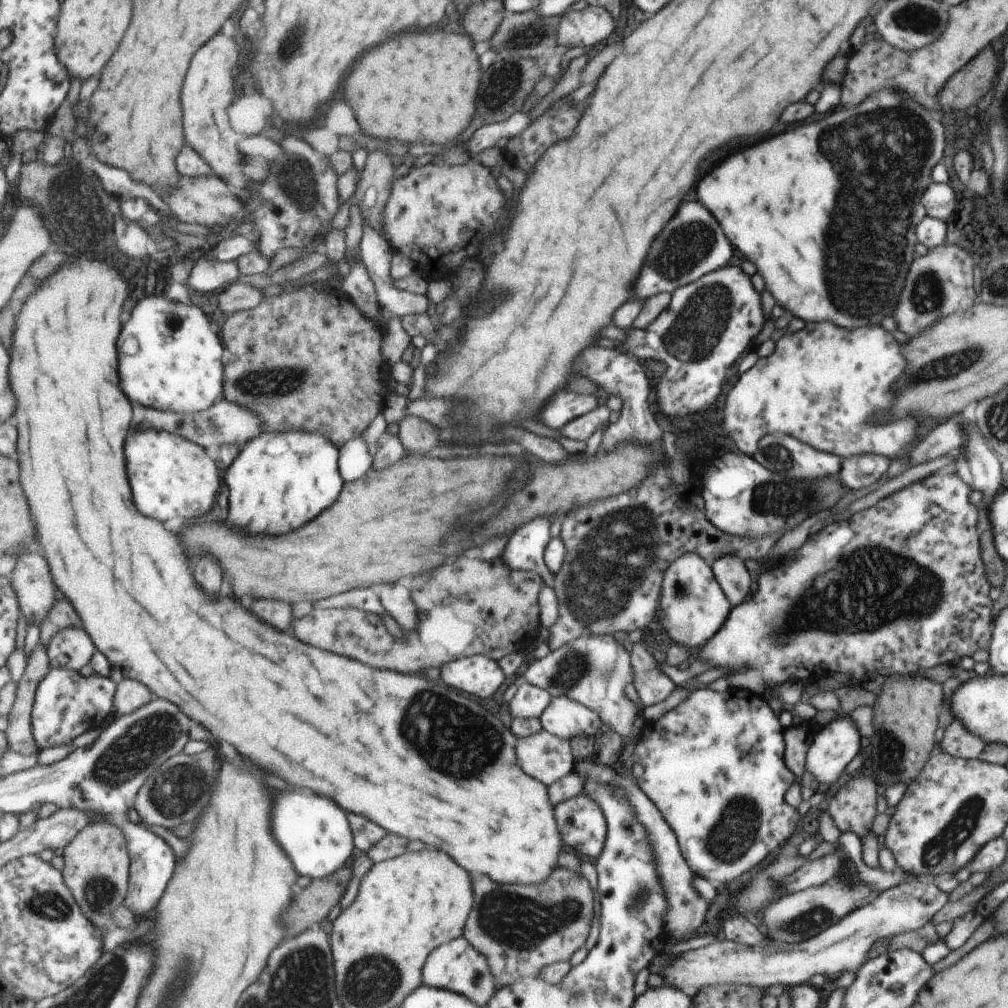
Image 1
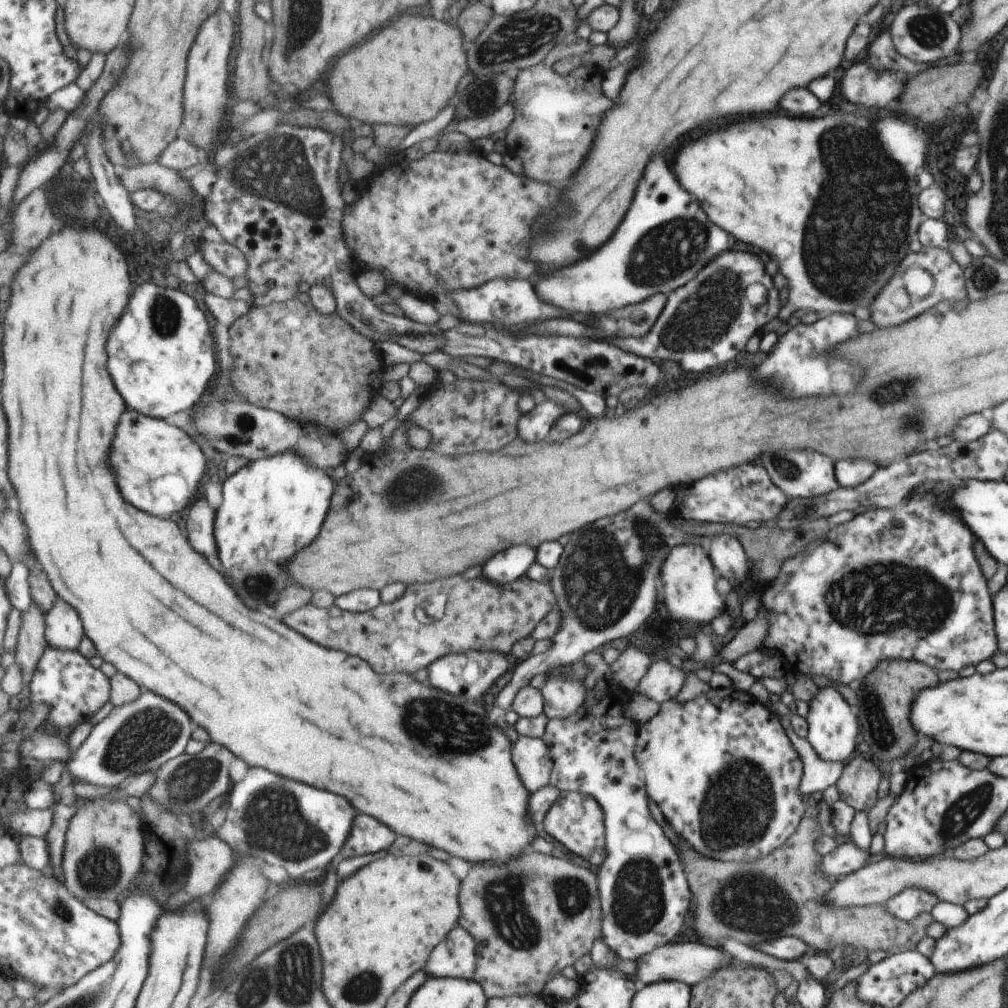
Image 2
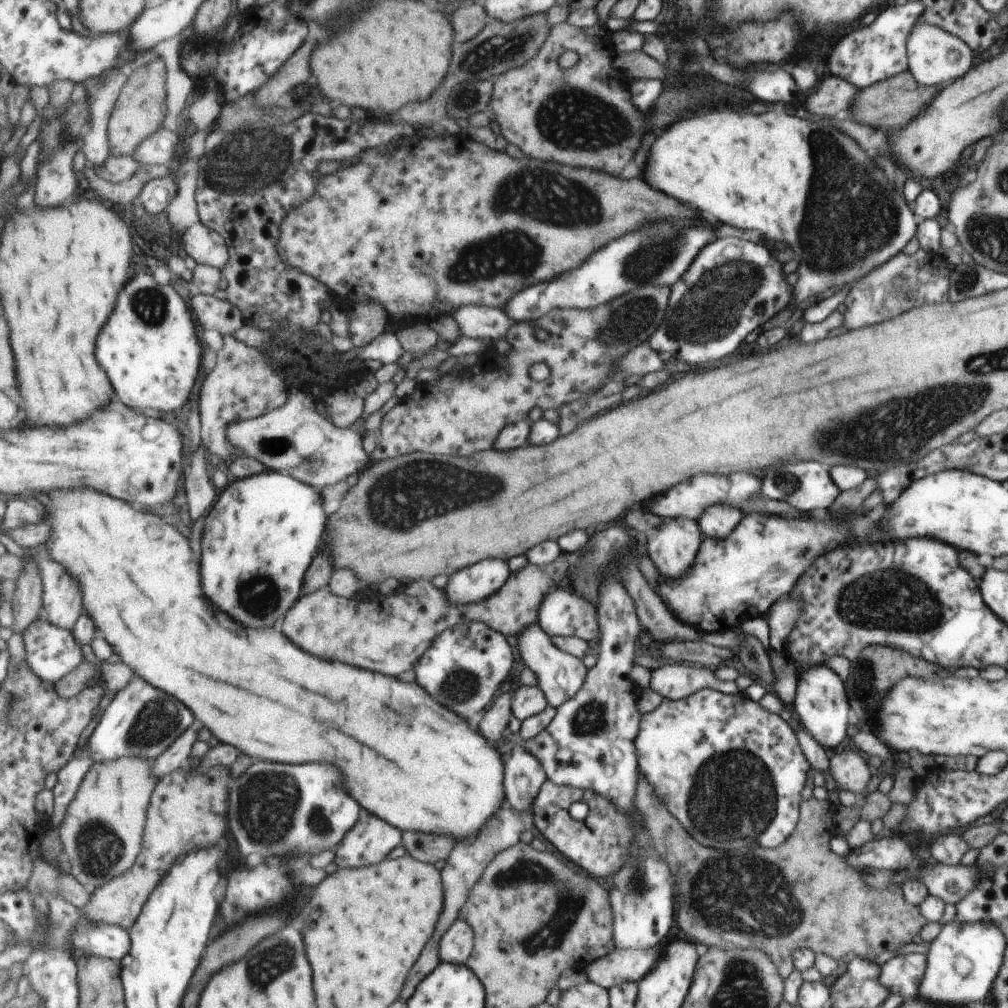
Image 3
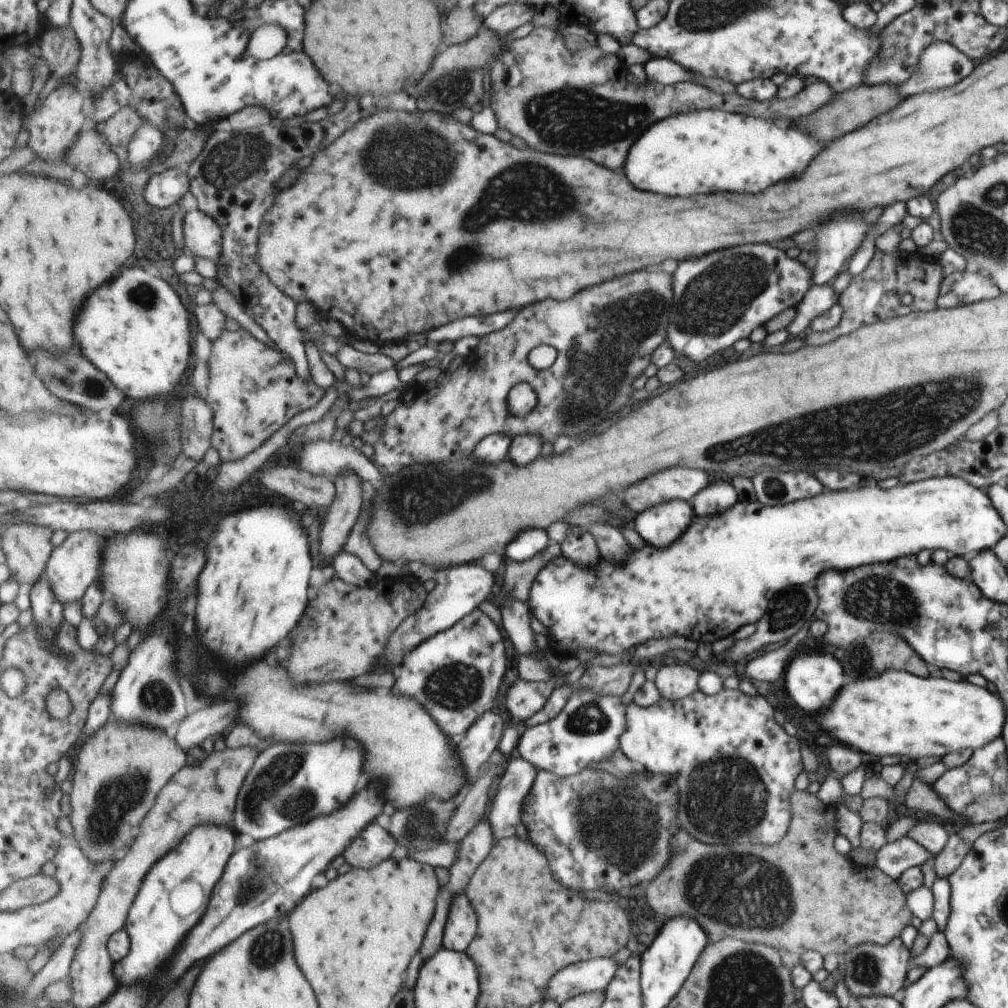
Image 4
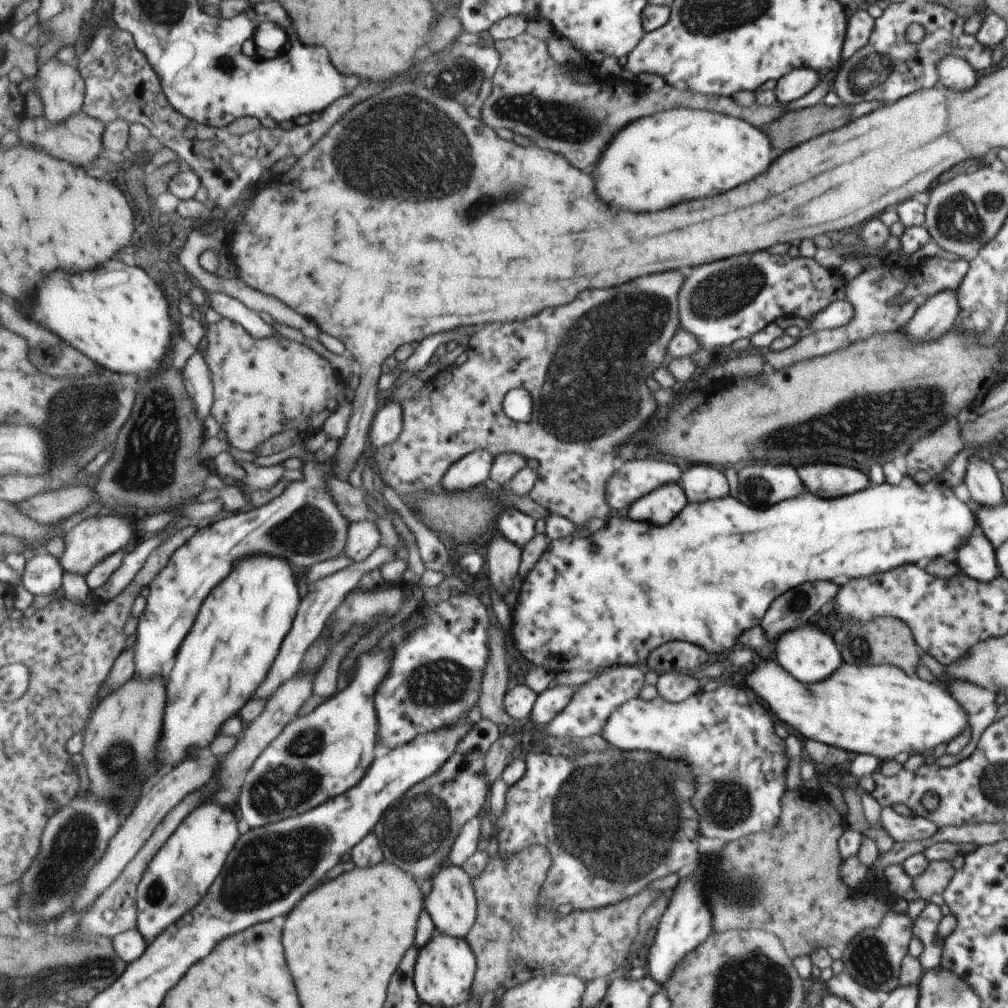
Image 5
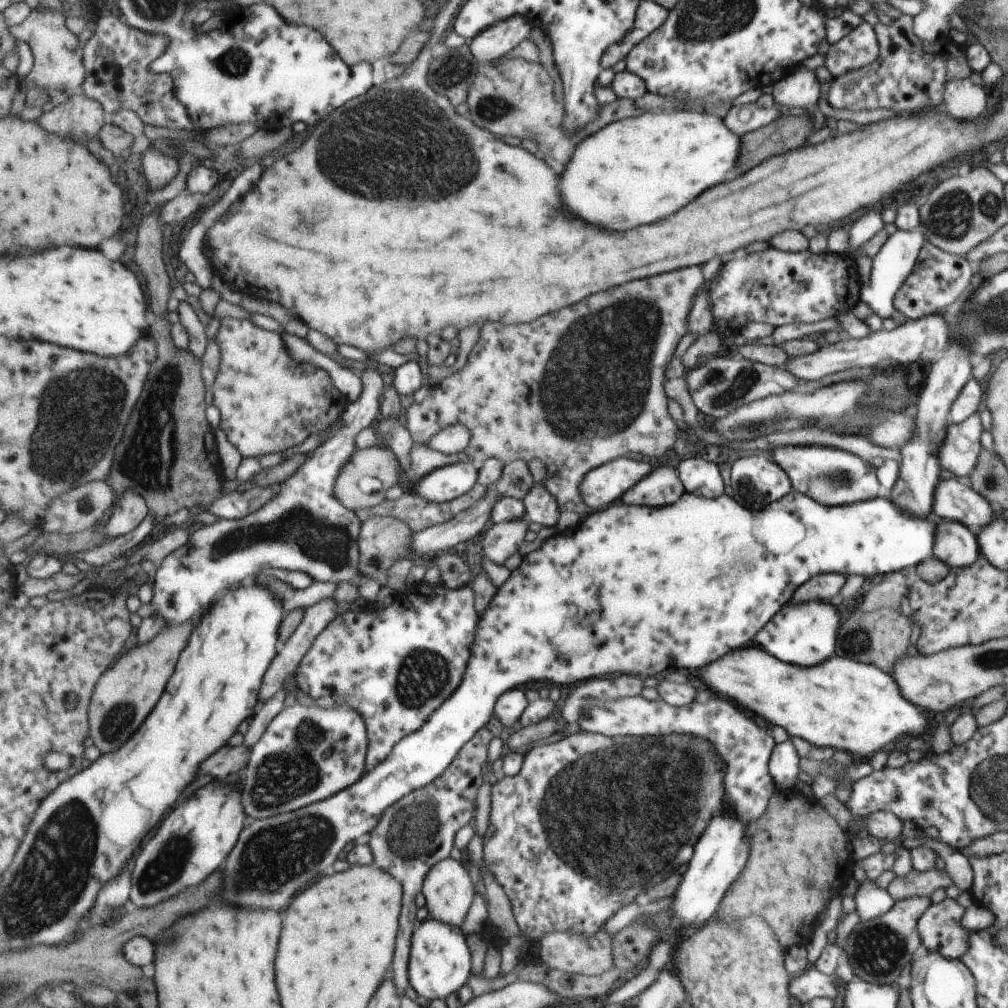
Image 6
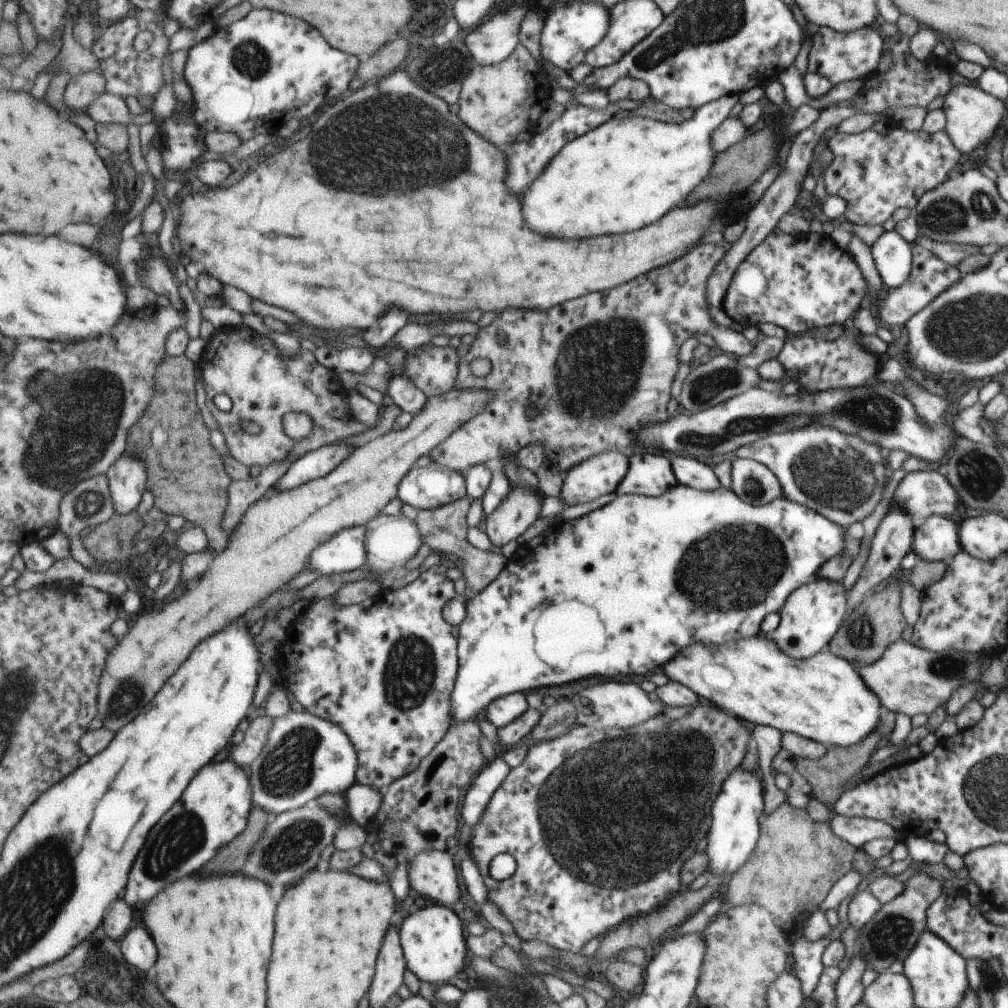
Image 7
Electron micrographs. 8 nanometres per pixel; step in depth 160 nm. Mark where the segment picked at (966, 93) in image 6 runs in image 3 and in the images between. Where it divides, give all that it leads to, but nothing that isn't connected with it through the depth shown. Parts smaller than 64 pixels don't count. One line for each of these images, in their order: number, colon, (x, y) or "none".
3: (934, 56)
4: (940, 64)
5: (954, 73)

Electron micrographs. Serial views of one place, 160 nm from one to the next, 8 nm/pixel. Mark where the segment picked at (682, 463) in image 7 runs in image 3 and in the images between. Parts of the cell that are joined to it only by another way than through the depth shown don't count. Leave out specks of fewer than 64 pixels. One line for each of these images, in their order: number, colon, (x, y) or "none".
3: (718, 519)
4: (716, 496)
5: (700, 483)
6: (700, 477)

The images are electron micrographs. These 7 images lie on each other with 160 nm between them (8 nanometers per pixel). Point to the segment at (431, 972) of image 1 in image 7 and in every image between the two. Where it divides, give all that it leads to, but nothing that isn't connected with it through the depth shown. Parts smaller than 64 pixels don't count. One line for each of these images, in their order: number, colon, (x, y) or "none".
2: (455, 957)
3: (457, 945)
4: (460, 930)
5: (452, 904)
6: (448, 889)
7: (433, 874)

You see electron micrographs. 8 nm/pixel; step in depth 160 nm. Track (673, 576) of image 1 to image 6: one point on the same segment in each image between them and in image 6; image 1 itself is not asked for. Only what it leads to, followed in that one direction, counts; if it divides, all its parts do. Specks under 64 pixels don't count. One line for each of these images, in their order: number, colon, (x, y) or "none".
2: (688, 577)
3: (675, 543)
4: (661, 524)
5: (661, 505)
6: (662, 486)

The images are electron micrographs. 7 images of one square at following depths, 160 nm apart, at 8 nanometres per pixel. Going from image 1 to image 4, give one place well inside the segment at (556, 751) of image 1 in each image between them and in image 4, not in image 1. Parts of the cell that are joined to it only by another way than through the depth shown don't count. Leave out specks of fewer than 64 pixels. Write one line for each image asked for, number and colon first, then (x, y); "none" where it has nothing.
2: (532, 757)
3: (524, 775)
4: (518, 777)

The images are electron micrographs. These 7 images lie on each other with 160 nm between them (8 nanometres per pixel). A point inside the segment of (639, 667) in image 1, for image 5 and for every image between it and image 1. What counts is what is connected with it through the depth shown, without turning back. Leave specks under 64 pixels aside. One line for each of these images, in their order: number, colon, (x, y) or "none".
2: (662, 681)
3: (674, 680)
4: (674, 680)
5: (674, 687)

